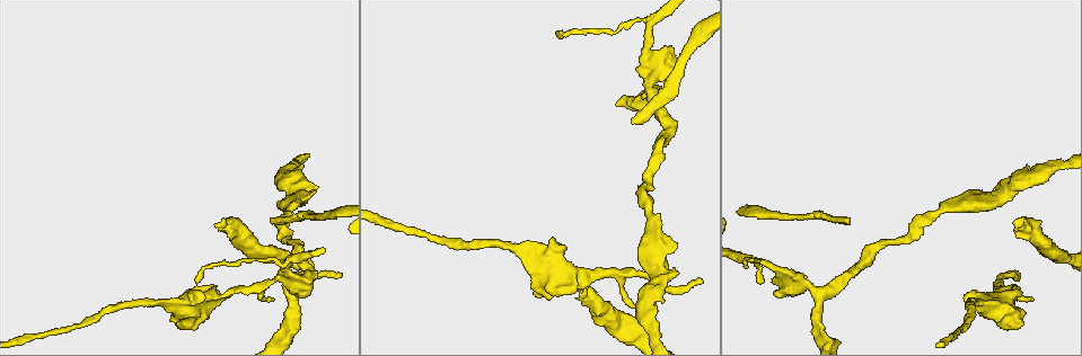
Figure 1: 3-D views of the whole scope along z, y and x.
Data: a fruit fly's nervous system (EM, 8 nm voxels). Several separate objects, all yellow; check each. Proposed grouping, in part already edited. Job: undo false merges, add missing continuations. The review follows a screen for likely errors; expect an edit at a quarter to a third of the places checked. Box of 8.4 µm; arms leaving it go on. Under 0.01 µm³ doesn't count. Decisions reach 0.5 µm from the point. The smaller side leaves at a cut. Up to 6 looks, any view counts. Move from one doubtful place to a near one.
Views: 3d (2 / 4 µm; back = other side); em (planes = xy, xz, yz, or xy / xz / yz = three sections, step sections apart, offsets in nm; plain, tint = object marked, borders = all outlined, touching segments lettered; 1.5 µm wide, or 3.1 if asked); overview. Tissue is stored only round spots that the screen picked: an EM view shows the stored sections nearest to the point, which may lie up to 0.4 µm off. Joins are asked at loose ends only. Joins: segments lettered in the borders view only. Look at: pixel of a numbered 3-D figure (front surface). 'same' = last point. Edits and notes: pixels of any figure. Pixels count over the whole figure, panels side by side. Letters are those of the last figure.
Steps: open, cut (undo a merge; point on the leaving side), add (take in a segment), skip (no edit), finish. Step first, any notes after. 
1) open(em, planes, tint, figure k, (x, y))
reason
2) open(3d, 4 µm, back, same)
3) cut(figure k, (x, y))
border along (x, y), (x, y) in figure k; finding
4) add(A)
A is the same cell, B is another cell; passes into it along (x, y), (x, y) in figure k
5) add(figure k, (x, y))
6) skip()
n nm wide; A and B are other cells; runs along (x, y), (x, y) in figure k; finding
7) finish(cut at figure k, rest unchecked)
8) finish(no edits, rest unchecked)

open(em, planes, tint, figure 1, (289, 257))
three-way junction

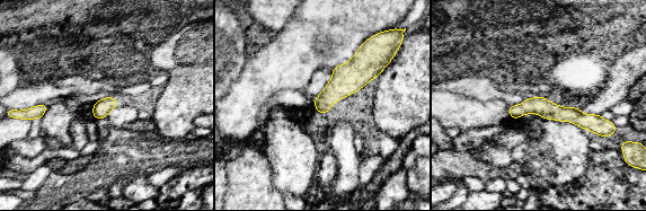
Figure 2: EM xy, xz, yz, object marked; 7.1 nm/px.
open(em, planes, borders, same)
what lies round it

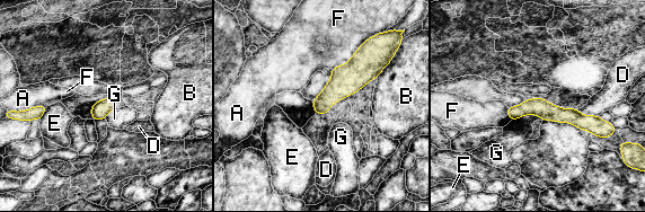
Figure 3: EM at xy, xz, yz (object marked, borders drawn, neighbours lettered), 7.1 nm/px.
skip()
A, B, D, E, F and G are other cells; border along (542, 118), (521, 115), (511, 121) in figure 3; continuous, no second cell

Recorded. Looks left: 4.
open(3d, 4 µm, figure 1, (271, 217))
branch stops here

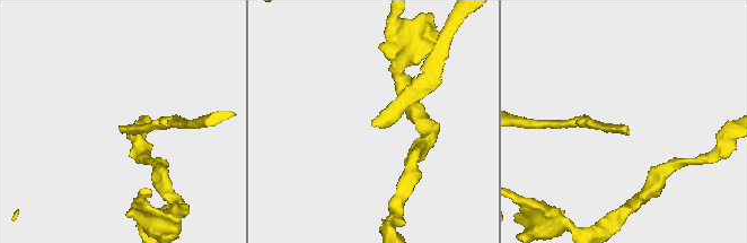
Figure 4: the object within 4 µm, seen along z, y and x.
open(em, planes, borders, figure 4, (626, 129))
now the EM

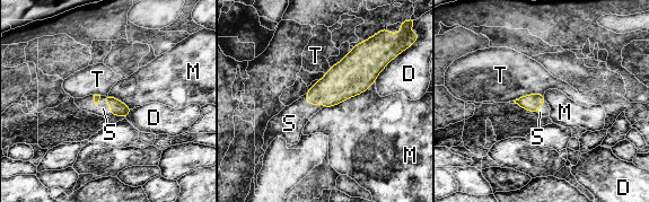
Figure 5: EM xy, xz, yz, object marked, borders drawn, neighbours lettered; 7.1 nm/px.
add(figure 5, (289, 123))
S is the same cell, D, M and T are other cells; passes into it along (339, 84), (312, 104), (289, 123) in figure 5; it goes on there

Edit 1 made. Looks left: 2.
open(em, xz, step 4, borders, figure 1, (1005, 278))
branch stops here

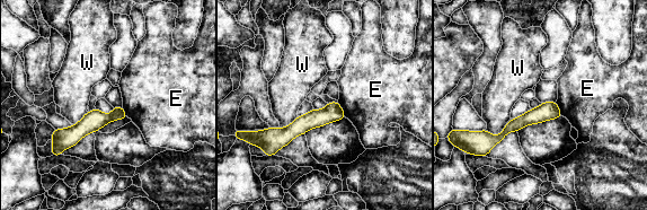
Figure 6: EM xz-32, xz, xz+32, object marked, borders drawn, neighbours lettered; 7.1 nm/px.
open(em, planes, borders, same)
cut it another way

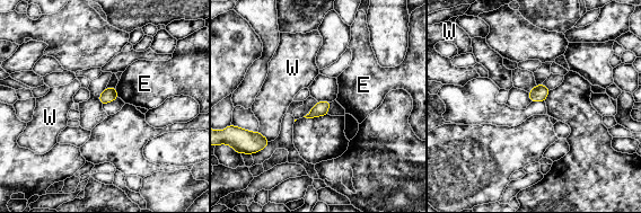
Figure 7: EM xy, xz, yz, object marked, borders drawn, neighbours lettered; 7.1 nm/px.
skip()
E and W are other cells; border along (115, 88), (119, 97) in figure 7; none of them fits

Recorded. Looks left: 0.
finish(add at figure 5, rest unchecked)

